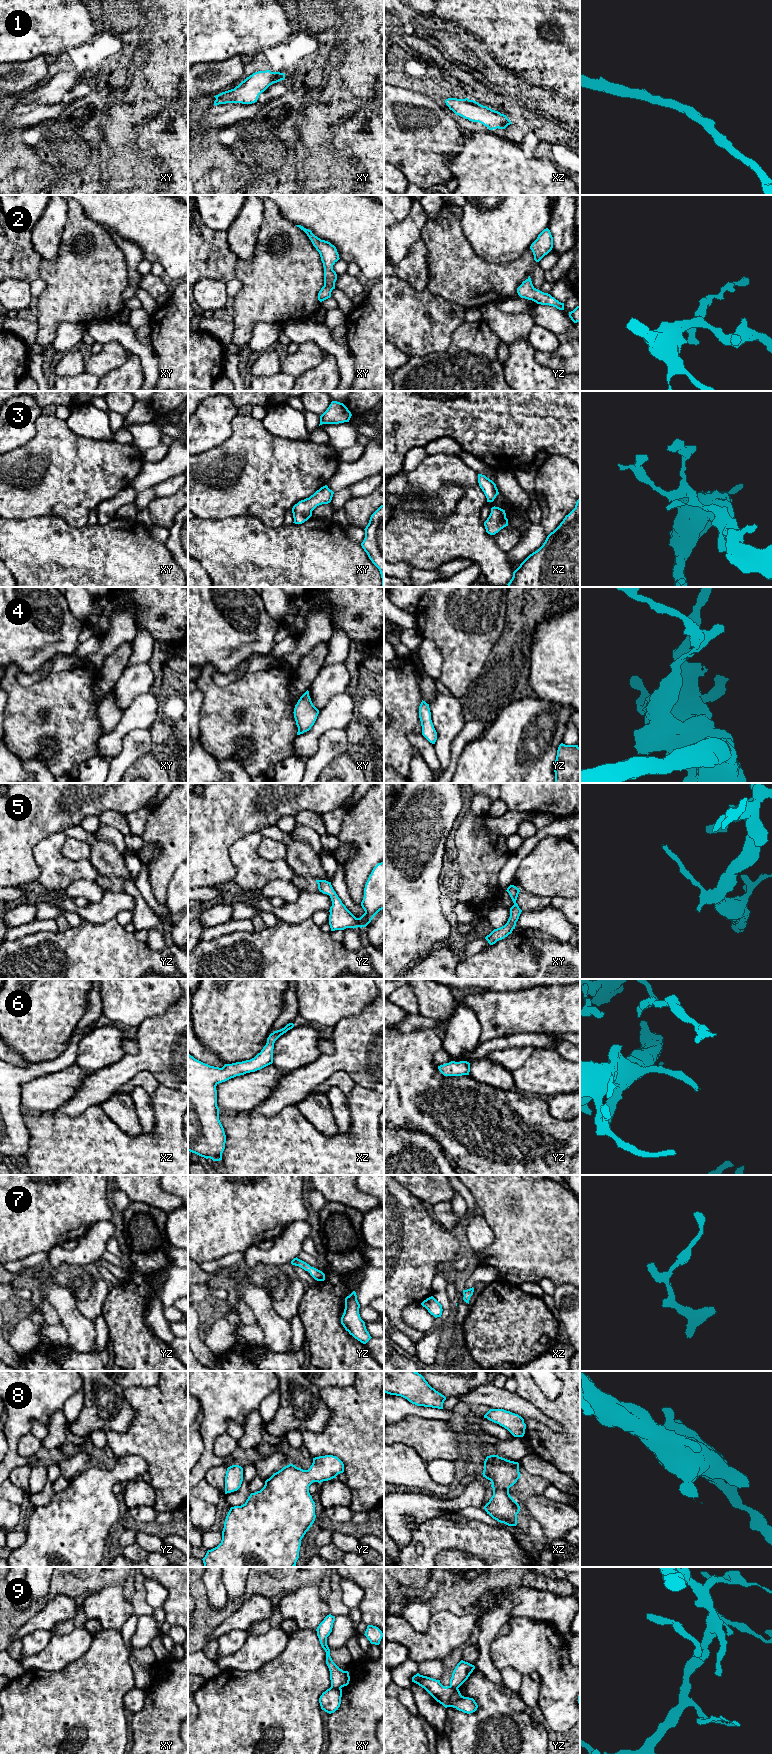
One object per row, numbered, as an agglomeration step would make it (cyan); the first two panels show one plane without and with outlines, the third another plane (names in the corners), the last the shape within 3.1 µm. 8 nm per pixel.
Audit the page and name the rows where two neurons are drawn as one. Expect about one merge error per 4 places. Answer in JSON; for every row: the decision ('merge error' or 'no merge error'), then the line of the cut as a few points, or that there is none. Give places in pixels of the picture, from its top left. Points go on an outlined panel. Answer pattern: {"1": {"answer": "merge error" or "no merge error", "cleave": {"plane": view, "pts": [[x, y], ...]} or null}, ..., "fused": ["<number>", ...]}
{"1": {"answer": "no merge error", "cleave": null}, "2": {"answer": "no merge error", "cleave": null}, "3": {"answer": "no merge error", "cleave": null}, "4": {"answer": "no merge error", "cleave": null}, "5": {"answer": "no merge error", "cleave": null}, "6": {"answer": "no merge error", "cleave": null}, "7": {"answer": "no merge error", "cleave": null}, "8": {"answer": "no merge error", "cleave": null}, "9": {"answer": "merge error", "cleave": {"plane": "xy", "pts": [[331, 1685], [340, 1688]]}}, "fused": ["9"]}

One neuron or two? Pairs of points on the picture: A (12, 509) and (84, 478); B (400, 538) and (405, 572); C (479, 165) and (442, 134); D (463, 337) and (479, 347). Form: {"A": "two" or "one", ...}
{"A": "one", "B": "two", "C": "two", "D": "one"}

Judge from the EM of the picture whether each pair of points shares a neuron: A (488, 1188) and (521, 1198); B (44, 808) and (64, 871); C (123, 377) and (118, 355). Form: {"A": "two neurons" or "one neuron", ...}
{"A": "one neuron", "B": "two neurons", "C": "two neurons"}

